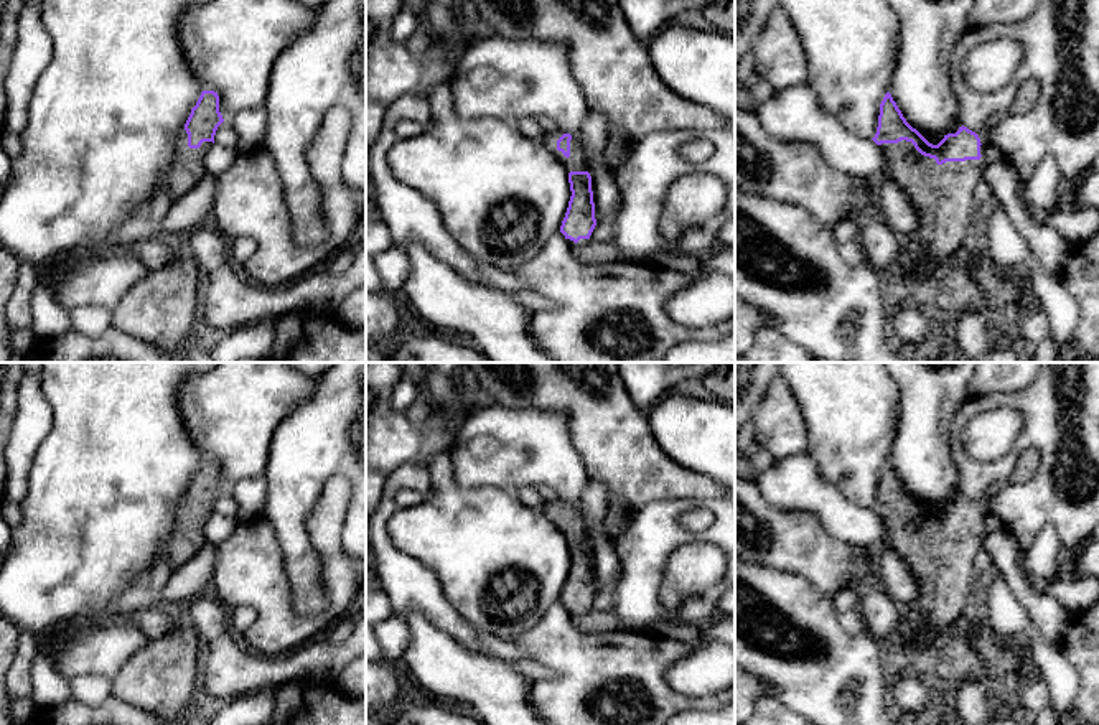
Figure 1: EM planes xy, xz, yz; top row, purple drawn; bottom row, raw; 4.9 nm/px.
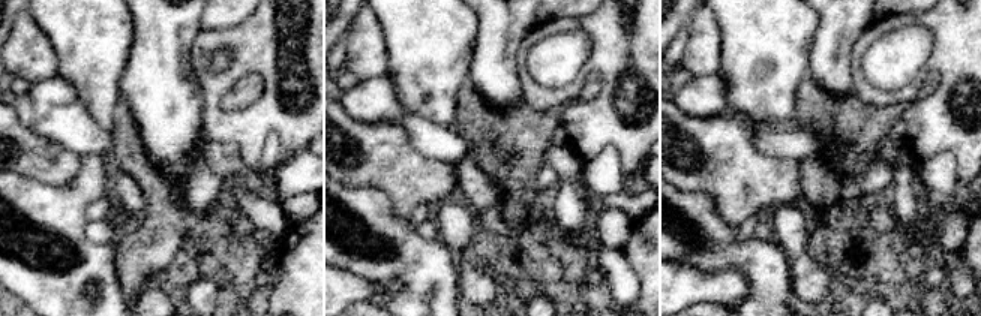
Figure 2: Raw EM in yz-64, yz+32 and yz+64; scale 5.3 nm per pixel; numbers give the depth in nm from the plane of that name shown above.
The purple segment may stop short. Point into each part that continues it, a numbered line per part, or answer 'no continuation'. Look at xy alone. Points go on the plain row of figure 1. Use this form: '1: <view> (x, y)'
1: xy (187, 539)

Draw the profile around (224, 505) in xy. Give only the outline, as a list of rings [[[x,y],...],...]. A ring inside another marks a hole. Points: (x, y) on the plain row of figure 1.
[[[222,491],[214,504],[214,512],[227,516],[227,517],[236,517],[237,514],[237,503],[232,498],[231,491]]]

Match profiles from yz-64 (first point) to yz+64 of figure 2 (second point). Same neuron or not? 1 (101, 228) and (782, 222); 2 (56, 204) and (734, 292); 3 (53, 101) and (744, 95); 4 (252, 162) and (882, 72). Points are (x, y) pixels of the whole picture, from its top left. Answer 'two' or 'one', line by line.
1: two
2: two
3: two
4: two

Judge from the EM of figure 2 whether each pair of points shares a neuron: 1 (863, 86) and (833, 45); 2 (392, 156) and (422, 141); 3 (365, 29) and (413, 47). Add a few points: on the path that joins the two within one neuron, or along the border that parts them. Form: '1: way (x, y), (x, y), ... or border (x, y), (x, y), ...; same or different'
1: border (851, 65), (851, 80), (855, 93); different
2: border (386, 123), (396, 123), (420, 153), (446, 159); different
3: border (375, 15), (383, 32), (389, 69); different

